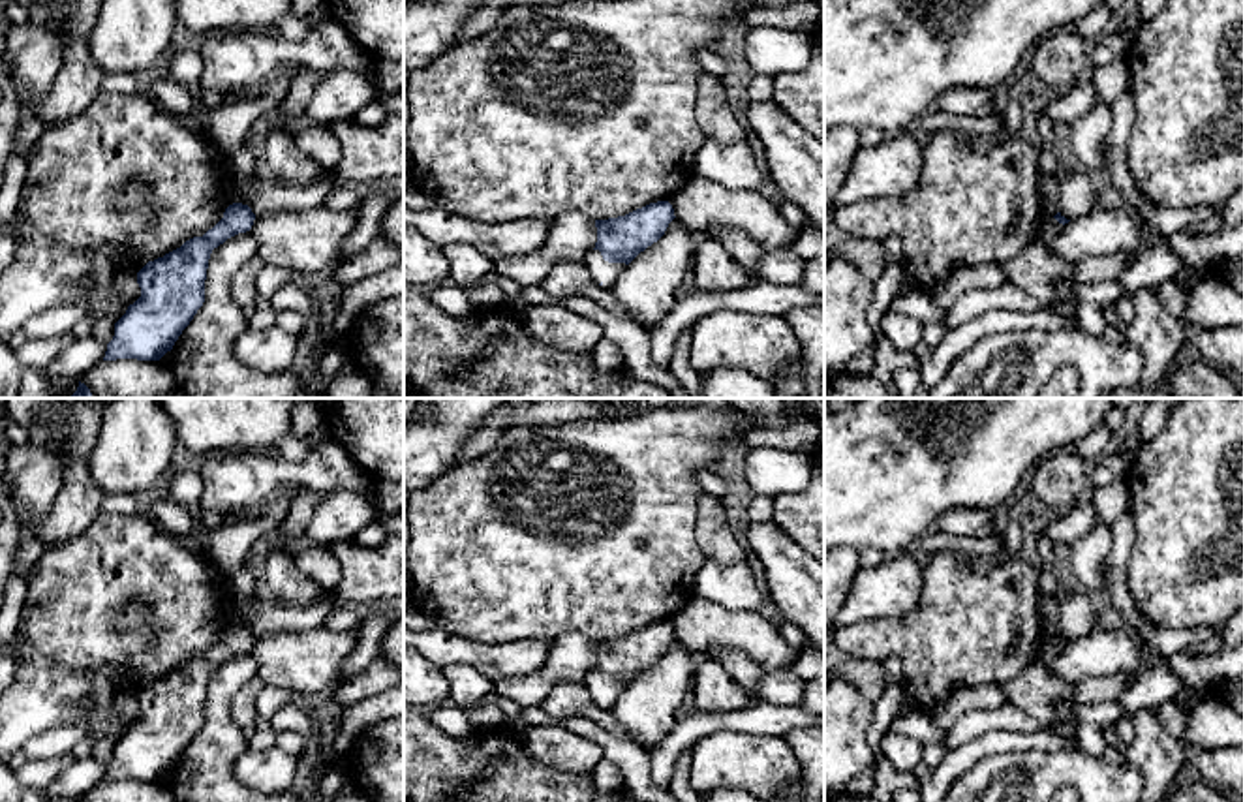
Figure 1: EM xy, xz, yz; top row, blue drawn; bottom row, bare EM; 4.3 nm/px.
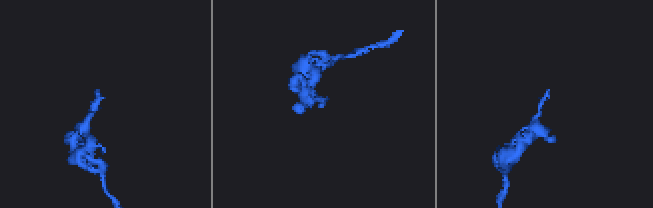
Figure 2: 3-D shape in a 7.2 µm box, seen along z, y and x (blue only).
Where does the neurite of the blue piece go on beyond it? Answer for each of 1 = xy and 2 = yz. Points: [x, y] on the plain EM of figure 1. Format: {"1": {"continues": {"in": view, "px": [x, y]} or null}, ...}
{"1": {"continues": null}, "2": {"continues": null}}

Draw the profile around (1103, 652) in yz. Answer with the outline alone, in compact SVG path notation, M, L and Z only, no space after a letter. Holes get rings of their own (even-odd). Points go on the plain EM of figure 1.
M1097 627L1065 644L1057 659L1046 669L1065 682L1078 682L1134 671L1145 657L1155 657L1153 650L1130 629Z

